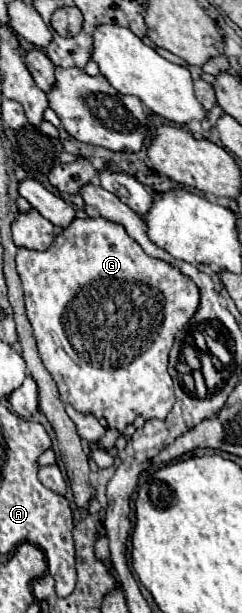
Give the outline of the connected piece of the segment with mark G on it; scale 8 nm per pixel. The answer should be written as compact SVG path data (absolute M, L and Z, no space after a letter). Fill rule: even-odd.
M96 217L96 219L74 219L54 239L54 243L48 249L44 249L44 251L20 247L18 253L16 253L16 267L18 267L18 275L22 279L22 285L24 285L26 315L28 315L28 321L30 321L32 329L34 329L34 339L36 339L36 345L38 345L38 353L40 353L40 359L42 359L44 367L48 369L48 373L52 375L52 379L54 379L54 383L58 387L60 401L72 405L76 411L80 411L84 415L92 413L96 419L104 417L108 421L108 427L110 429L118 429L120 433L136 417L144 417L146 421L150 421L150 419L166 419L166 415L172 411L174 399L176 399L174 397L172 377L168 373L168 355L170 355L170 349L172 349L176 333L190 321L190 317L200 307L200 291L198 291L196 283L190 277L182 275L182 271L178 267L146 255L142 251L142 247L138 247L138 243L134 243L134 239L130 239L126 235L124 227L118 227L118 223L110 223L110 221L102 219L102 217ZM56 341L68 341L68 353Z

